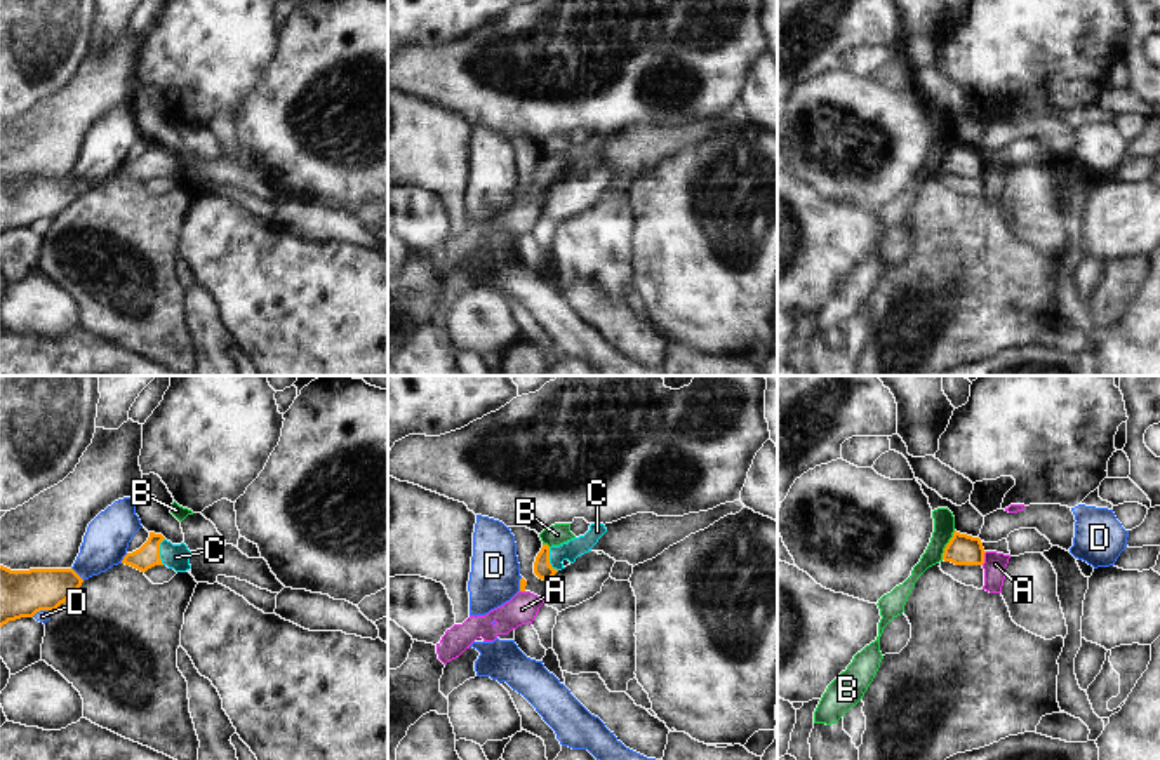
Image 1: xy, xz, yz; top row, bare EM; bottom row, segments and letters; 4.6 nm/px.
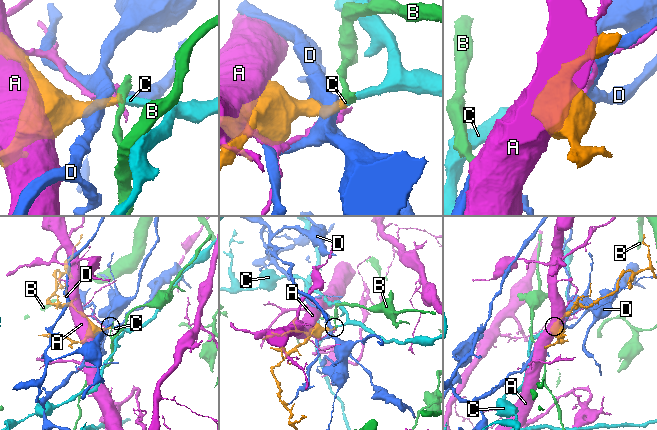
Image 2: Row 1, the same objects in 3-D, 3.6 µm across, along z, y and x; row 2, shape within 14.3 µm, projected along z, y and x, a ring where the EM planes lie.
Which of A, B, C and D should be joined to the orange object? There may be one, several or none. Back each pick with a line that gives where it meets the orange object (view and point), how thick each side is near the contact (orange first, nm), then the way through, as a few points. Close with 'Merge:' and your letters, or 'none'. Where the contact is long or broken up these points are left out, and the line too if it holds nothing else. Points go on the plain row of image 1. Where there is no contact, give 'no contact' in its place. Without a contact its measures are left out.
C: meets orange in xy at (159, 162); 110 nm thick on the orange side, 120 nm on the other; runs through xy (148, 166), (159, 162), (176, 167)
Merge: C

